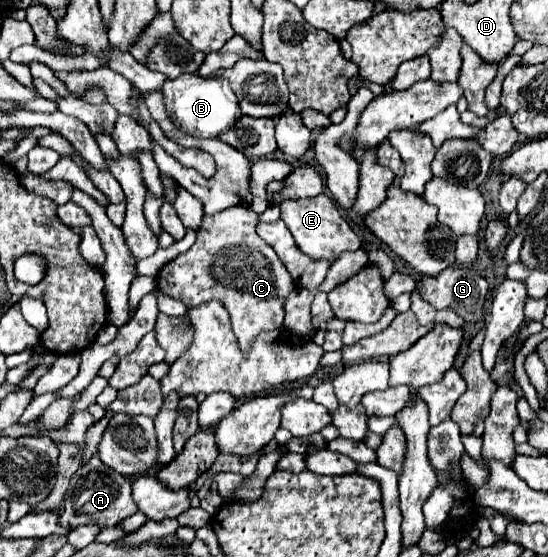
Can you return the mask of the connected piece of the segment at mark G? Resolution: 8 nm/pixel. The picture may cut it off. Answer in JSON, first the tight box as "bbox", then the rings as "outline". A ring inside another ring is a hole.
{"bbox":[418,265,488,323],"outline":[[[452,265],[446,271],[442,271],[438,277],[420,275],[418,291],[420,291],[422,299],[428,301],[434,309],[452,309],[466,323],[478,323],[484,317],[482,305],[484,305],[484,299],[486,299],[486,293],[488,293],[488,281],[484,277],[480,277],[474,269]]]}

